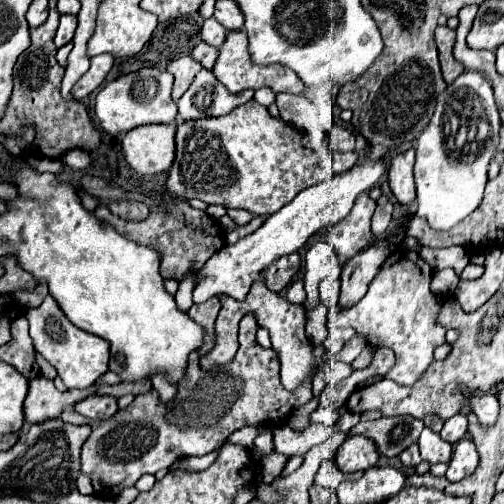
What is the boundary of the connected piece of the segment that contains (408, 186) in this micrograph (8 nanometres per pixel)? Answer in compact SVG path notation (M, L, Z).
M414 148L392 158L388 178L390 178L390 188L396 200L402 206L410 206L416 200L414 196Z

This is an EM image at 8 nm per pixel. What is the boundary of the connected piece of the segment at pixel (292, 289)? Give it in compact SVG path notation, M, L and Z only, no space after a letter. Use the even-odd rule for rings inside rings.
M296 278L288 284L286 300L292 302L292 304L302 304L306 300L306 290L304 290L304 280L302 278Z

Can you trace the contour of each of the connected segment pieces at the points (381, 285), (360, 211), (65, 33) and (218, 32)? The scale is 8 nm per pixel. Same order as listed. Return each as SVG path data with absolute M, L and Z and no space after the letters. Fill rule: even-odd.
M400 246L390 254L390 260L386 260L382 272L374 276L364 300L346 312L338 312L338 308L330 310L328 320L342 328L354 328L374 348L392 348L396 354L396 368L392 368L386 378L410 386L420 380L426 368L434 362L434 350L446 342L446 328L438 322L438 316L450 298L432 292L432 278L434 270L430 264L426 264L418 252Z
M362 194L358 196L350 216L346 216L338 226L332 226L328 230L328 242L332 244L340 260L348 260L350 256L356 256L362 248L370 244L372 240L370 220L374 208L376 202L368 194Z
M70 14L60 16L60 24L58 24L58 30L56 30L56 36L54 36L54 44L58 48L62 48L64 44L68 44L72 40L74 30L76 30L76 24L78 24L76 16L70 16Z
M208 18L202 26L202 40L208 42L214 48L220 48L224 38L226 38L226 28L222 28L222 24L218 24L214 18Z

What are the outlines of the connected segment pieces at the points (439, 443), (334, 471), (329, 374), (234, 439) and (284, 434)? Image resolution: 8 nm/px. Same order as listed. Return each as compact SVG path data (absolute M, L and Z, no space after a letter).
M424 428L420 438L418 438L418 446L420 446L420 454L422 460L430 462L430 464L438 464L438 462L450 462L452 458L452 446L440 438L438 432Z
M326 460L322 462L318 474L316 474L316 484L322 486L322 488L328 488L328 490L336 490L340 482L344 480L358 480L362 476L362 472L354 472L354 474L344 474L336 464L334 460Z
M343 362L329 363L324 373L324 381L327 385L337 385L343 379L347 378L353 371L354 368L351 364Z
M254 424L254 426L242 426L242 428L238 428L238 430L234 430L228 438L226 438L226 442L230 442L230 444L240 444L240 446L246 446L248 450L254 446L254 438L258 436L258 432L262 432L262 430L266 430L266 426L264 424Z
M310 424L304 430L292 430L290 426L274 428L274 448L284 456L300 454L304 456L314 444L326 438L326 428L322 424Z

